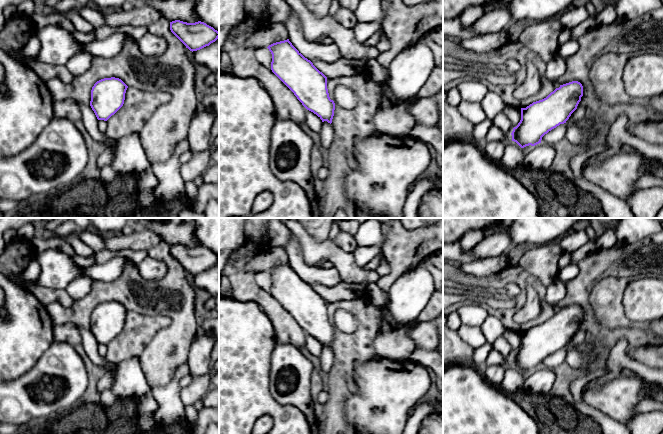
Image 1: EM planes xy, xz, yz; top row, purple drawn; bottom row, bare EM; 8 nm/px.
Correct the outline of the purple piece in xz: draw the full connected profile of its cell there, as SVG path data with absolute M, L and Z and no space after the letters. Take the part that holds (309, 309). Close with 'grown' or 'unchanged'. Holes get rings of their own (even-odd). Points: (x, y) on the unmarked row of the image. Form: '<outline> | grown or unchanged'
M289 263L273 267L267 272L272 278L272 296L294 317L307 334L316 338L322 346L327 345L331 348L335 327L329 321L327 301L295 272Z | unchanged

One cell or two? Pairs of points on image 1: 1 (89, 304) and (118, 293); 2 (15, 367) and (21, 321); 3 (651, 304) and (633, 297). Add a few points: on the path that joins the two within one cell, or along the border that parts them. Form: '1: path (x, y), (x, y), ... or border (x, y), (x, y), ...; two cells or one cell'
1: path (96, 297), (100, 293), (111, 293); one cell
2: path (15, 356), (15, 345), (21, 339), (21, 332); one cell
3: path (647, 300), (643, 297), (637, 297); one cell

